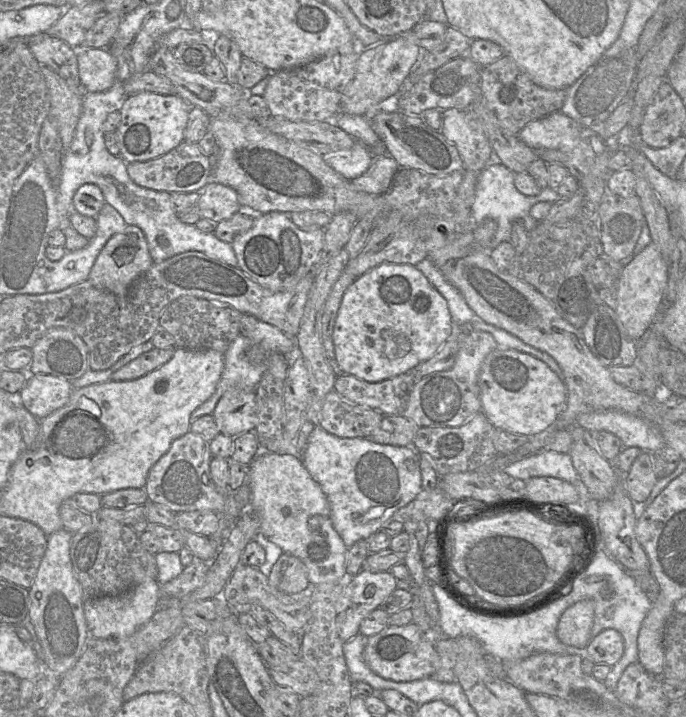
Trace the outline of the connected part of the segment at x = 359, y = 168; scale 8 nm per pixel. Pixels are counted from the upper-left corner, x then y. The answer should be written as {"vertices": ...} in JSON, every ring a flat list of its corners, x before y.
{"vertices":[[357,140,348,150,322,156,328,166,350,181,363,175,374,160,370,149]]}

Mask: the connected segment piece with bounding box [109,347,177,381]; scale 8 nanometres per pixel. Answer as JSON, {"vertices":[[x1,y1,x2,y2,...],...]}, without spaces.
{"vertices":[[177,347,152,348,115,371,109,380,126,381,140,378,168,362]]}

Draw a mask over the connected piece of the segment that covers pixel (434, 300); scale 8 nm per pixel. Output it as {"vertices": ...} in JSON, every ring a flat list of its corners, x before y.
{"vertices":[[381,264,356,278,343,295,333,329,335,359,340,373,366,382,382,382,414,371,455,333,446,300,420,270,409,264]]}

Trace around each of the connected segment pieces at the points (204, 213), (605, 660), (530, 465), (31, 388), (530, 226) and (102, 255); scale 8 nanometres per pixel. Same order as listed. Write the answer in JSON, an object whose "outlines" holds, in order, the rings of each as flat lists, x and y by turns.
{"outlines":[[[210,183,196,202,200,219,209,219,216,223,231,218,238,213,240,206,236,192,225,185]],[[605,629,592,638,585,650,585,655,595,664,614,666,624,654,624,640,615,629]],[[541,452,510,464,502,471,524,481,534,477,554,477,580,485,580,477,569,453]],[[48,374,30,377,20,391,23,406,37,419,62,407,73,390,70,381]],[[498,161,489,163,478,177,474,201,471,207,473,226,482,223,486,219,493,219,497,223,497,230,488,246,488,251,491,251,504,241,509,241,511,226,514,221,520,223,528,233,536,227,538,222,530,215,530,209,533,205,540,202,554,203,561,199,556,191,550,188,541,190,536,196,525,196,516,189,514,178,515,173]],[[127,225,121,233,112,236,105,244,92,266,87,281,98,289,125,297,131,284,152,264,144,233,137,226]]]}

